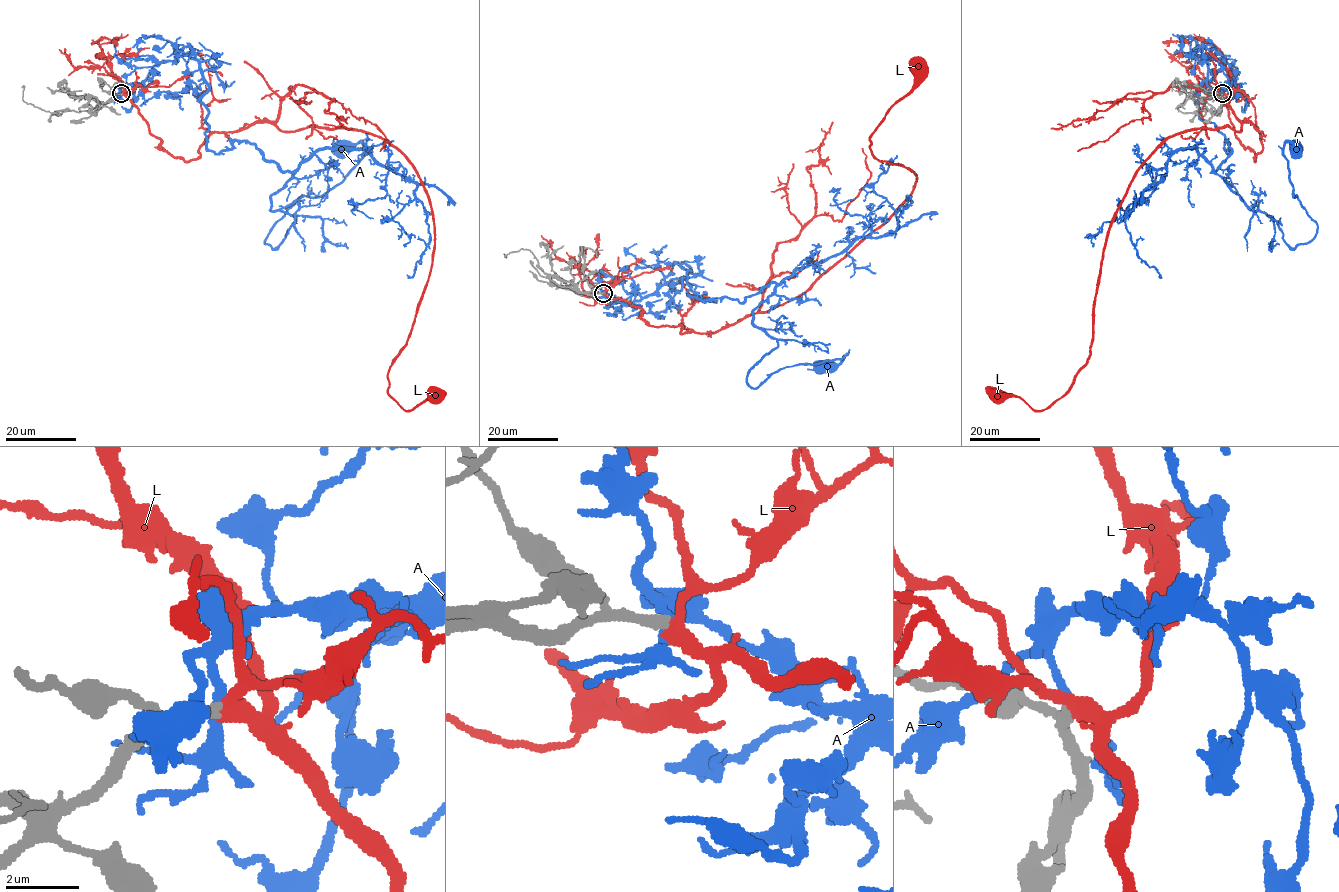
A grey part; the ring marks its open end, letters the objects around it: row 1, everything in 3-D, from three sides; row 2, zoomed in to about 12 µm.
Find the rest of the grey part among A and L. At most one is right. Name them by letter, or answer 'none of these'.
L

